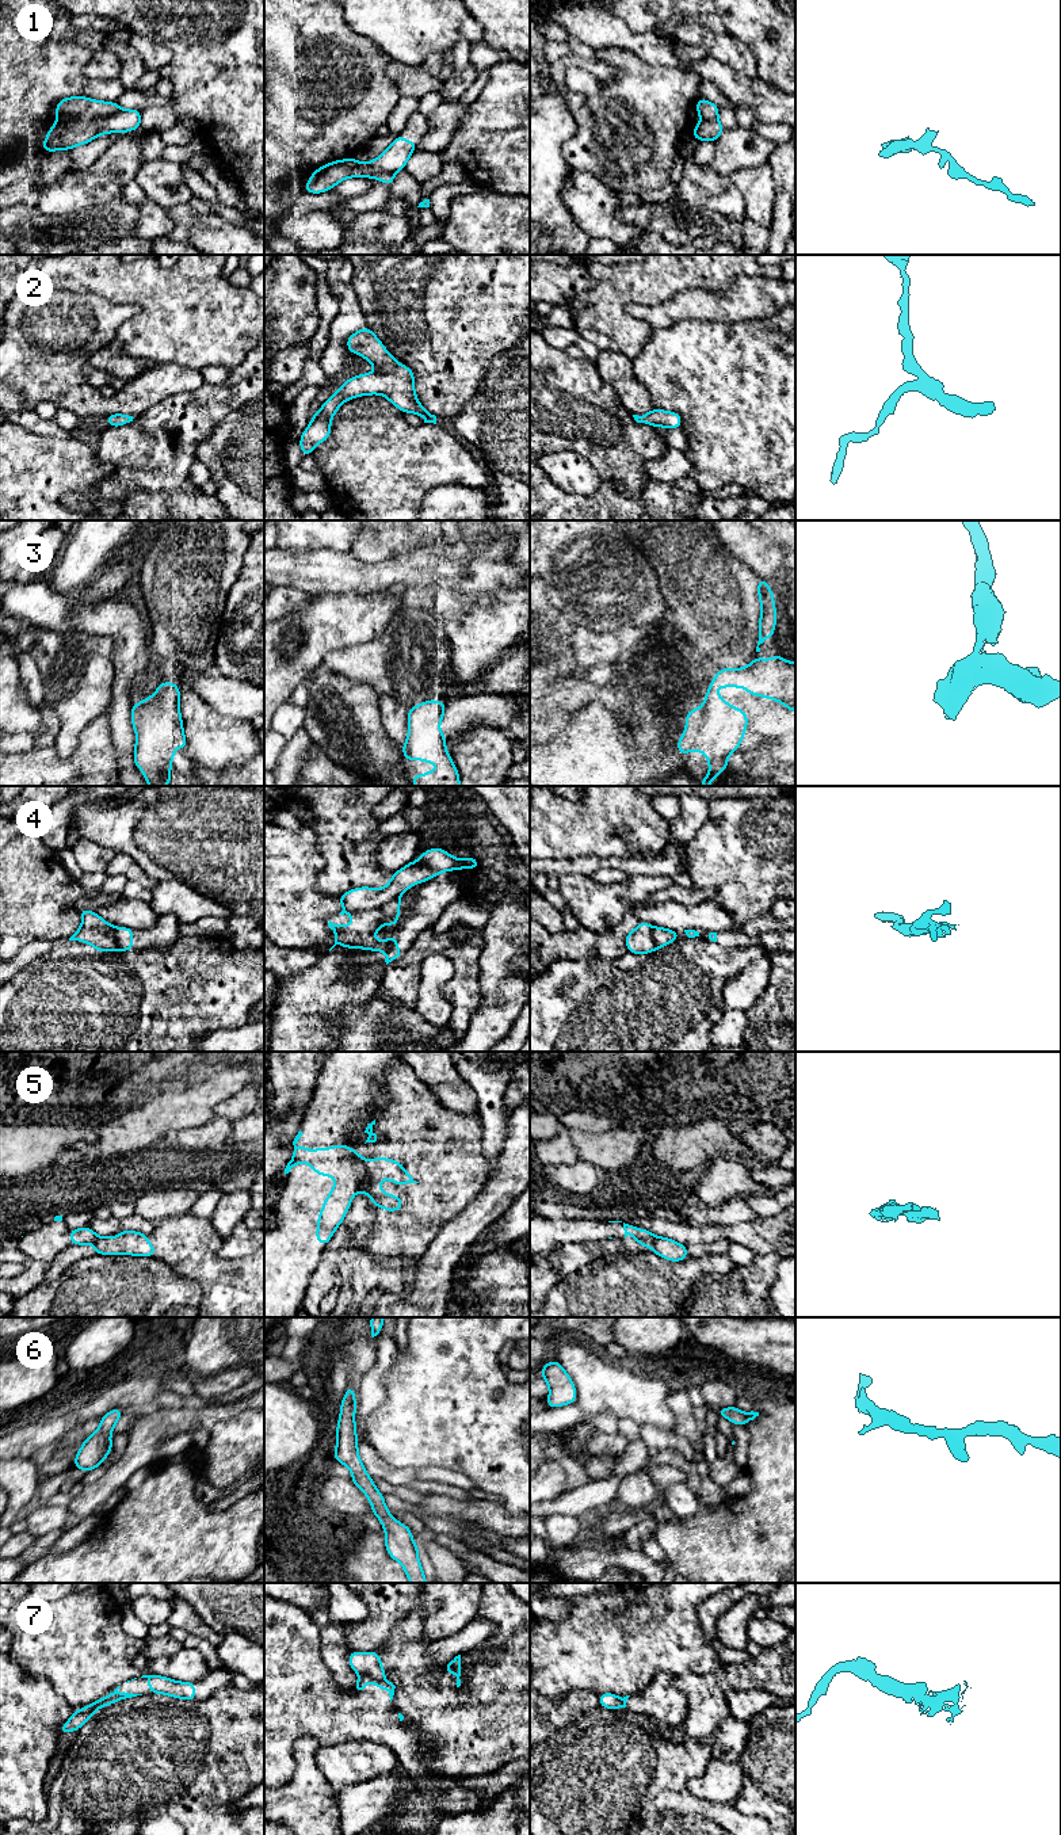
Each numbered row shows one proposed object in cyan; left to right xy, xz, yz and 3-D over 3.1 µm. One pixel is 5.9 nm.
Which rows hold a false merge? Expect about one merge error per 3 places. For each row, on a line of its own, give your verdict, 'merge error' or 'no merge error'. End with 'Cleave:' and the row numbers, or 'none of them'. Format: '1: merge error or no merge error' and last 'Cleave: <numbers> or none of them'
1: no merge error
2: no merge error
3: no merge error
4: merge error
5: merge error
6: no merge error
7: merge error
Cleave: 4, 5, 7

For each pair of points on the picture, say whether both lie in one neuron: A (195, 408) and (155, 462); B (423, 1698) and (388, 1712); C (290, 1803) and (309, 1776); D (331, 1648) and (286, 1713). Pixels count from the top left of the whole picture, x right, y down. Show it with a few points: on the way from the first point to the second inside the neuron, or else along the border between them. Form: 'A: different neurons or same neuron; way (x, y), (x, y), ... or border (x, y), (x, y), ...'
A: same neuron; way (183, 424), (179, 449), (175, 454), (171, 454)
B: different neurons; border (390, 1702), (399, 1712)
C: same neuron; way (297, 1796), (306, 1786), (306, 1782)
D: different neurons; border (320, 1628), (320, 1656), (338, 1687)

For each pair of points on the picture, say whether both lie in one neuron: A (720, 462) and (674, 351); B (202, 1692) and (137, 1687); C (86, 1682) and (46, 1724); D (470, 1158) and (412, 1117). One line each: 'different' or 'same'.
A: same
B: same
C: different
D: same

